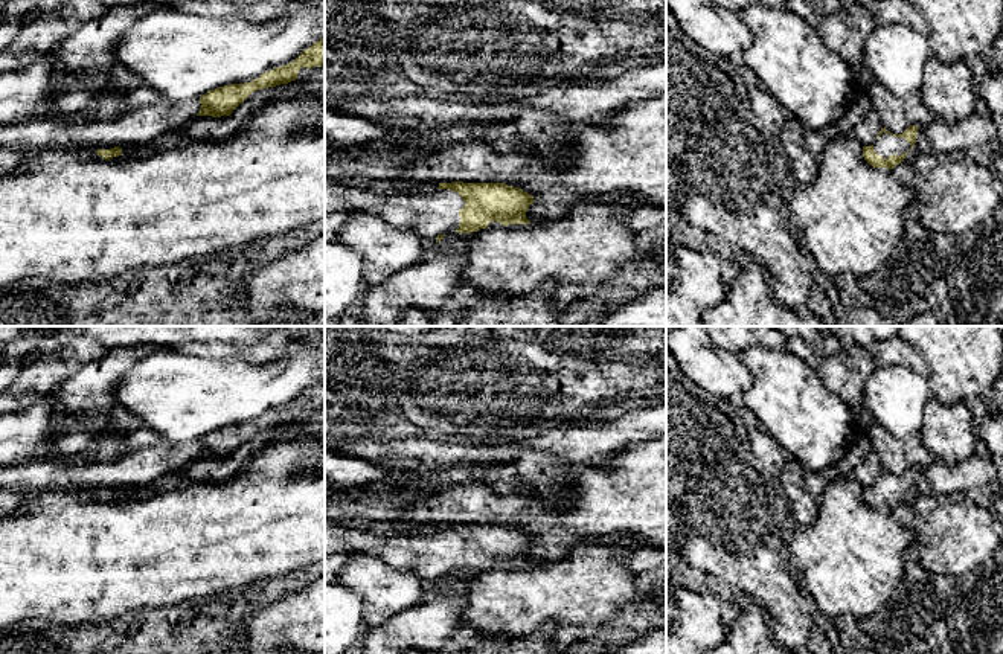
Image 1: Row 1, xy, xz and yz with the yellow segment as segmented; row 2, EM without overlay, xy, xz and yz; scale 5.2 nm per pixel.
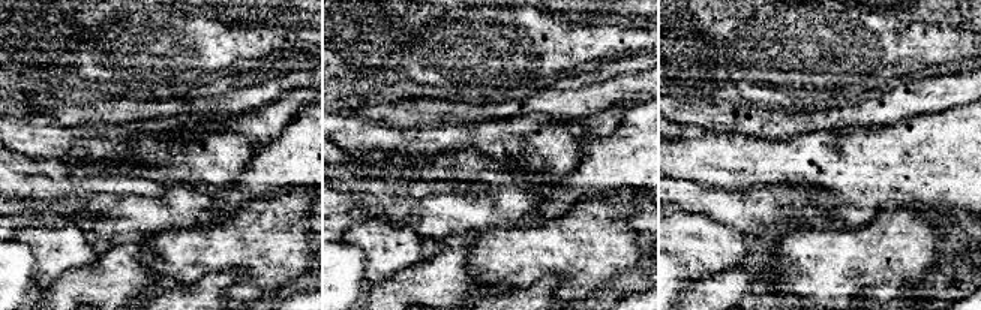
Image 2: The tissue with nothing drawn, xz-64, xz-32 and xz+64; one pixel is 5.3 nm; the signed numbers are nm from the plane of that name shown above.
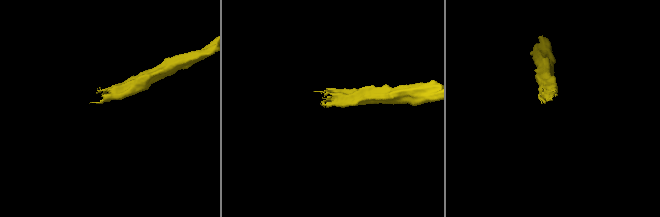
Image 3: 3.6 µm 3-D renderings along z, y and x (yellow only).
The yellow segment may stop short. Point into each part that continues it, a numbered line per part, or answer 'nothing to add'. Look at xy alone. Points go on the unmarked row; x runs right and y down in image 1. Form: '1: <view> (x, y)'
nothing to add

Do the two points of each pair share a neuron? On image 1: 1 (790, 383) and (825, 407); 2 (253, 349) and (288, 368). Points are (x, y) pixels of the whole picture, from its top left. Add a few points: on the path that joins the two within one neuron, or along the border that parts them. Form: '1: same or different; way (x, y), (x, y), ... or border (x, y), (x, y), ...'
1: same; way (799, 391), (816, 407)
2: different; border (285, 354), (267, 363), (249, 363), (240, 359)

